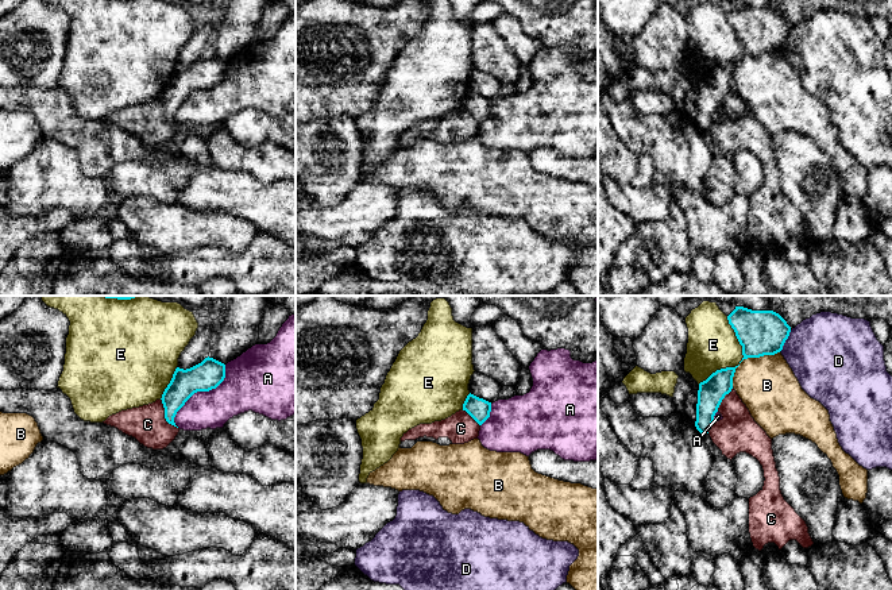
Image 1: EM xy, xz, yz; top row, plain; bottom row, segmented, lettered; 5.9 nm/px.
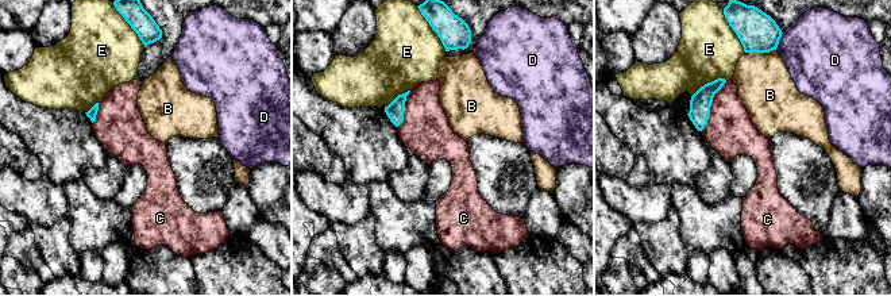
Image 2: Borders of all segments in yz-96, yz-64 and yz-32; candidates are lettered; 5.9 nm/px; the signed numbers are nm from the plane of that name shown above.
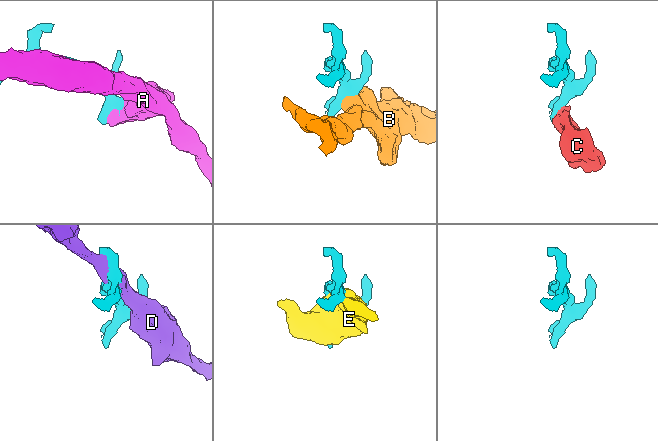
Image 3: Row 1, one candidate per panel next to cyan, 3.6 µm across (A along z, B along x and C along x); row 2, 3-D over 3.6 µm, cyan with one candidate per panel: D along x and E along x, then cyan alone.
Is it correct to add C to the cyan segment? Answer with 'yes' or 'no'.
no

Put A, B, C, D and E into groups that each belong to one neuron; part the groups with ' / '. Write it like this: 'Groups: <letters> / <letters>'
Groups: A / B / C / D / E

